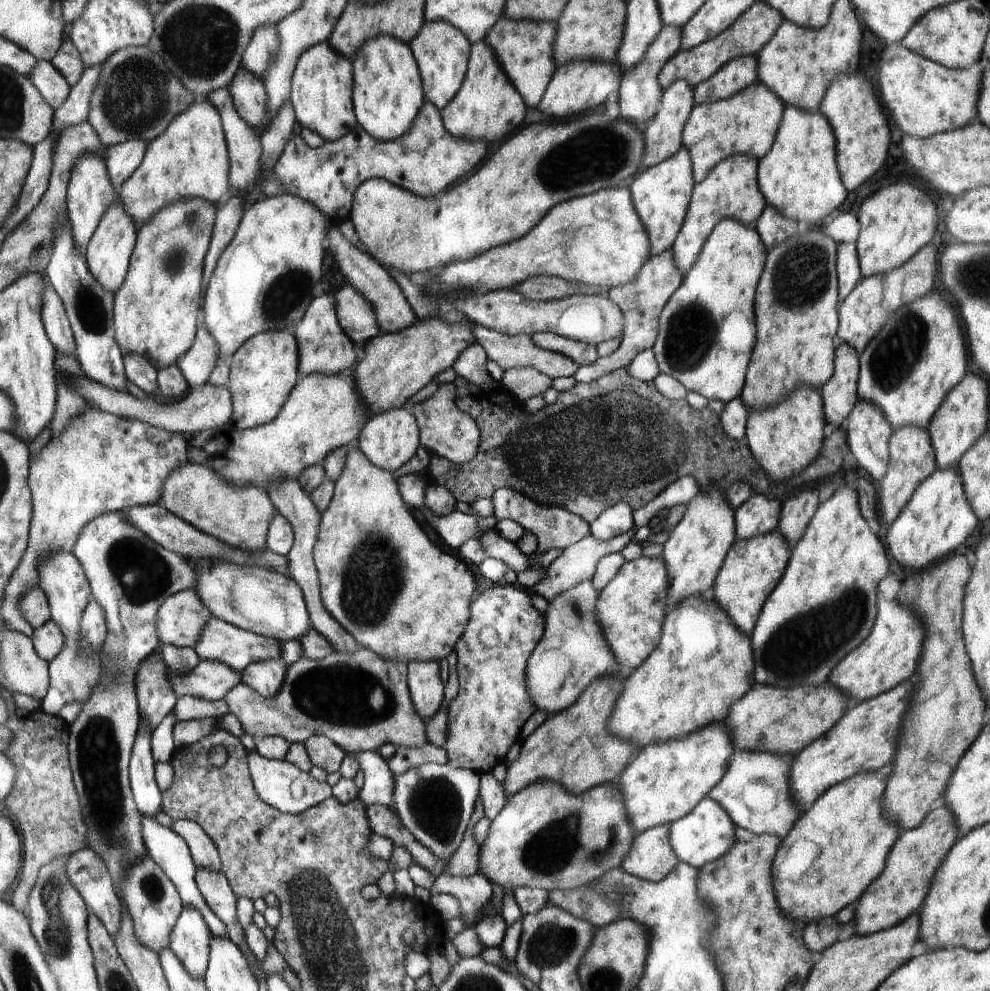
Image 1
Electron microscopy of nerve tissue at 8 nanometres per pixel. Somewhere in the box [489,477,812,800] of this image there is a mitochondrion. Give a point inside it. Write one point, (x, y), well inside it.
(575, 606)

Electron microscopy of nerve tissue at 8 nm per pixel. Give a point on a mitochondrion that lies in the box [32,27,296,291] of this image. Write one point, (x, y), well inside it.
(139, 92)

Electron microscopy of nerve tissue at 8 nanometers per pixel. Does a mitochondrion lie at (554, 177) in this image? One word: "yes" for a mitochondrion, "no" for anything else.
yes

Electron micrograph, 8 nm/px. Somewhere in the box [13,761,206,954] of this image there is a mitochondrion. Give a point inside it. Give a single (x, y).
(153, 888)

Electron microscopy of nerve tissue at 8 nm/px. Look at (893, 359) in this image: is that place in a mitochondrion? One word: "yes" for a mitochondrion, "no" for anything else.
yes

